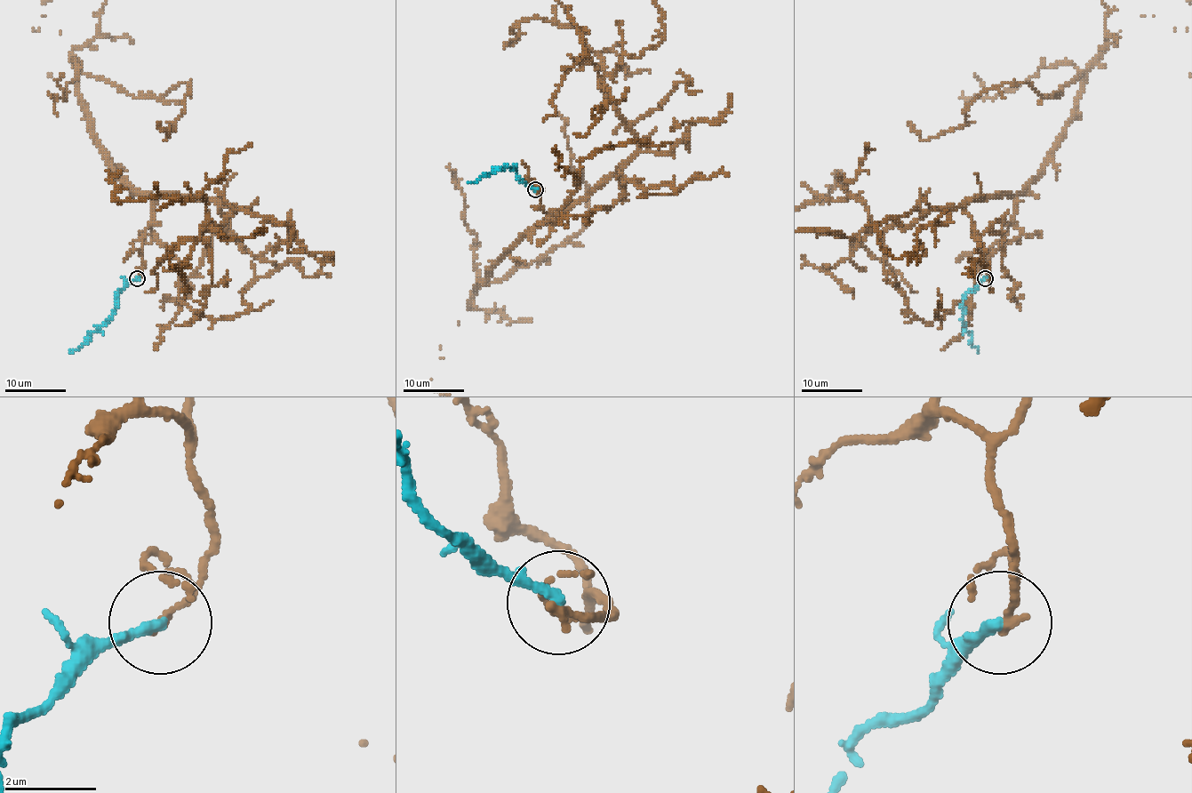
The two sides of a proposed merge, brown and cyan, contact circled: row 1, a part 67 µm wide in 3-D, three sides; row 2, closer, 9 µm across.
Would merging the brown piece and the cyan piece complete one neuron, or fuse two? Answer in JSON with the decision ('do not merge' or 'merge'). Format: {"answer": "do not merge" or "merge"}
{"answer": "do not merge"}

